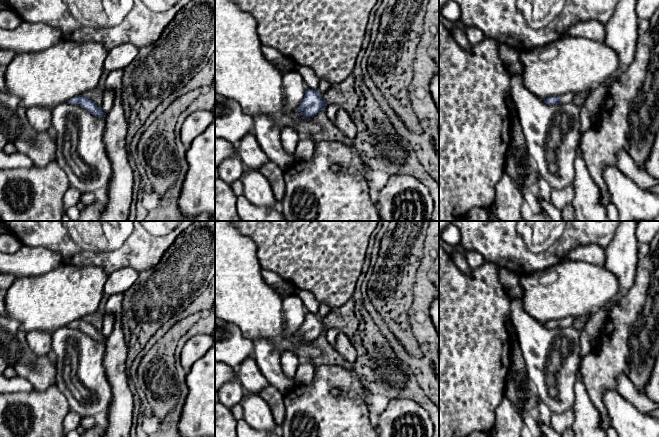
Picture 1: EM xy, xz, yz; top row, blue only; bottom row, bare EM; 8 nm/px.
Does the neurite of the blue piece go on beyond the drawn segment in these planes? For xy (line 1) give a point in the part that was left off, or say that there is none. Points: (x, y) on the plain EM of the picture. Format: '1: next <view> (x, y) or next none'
1: next none

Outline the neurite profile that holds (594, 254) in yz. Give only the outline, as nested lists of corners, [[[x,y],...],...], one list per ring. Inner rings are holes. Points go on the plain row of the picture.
[[[587,244],[571,250],[566,255],[566,260],[583,261],[593,265],[604,266],[606,263],[606,251],[597,244]]]

